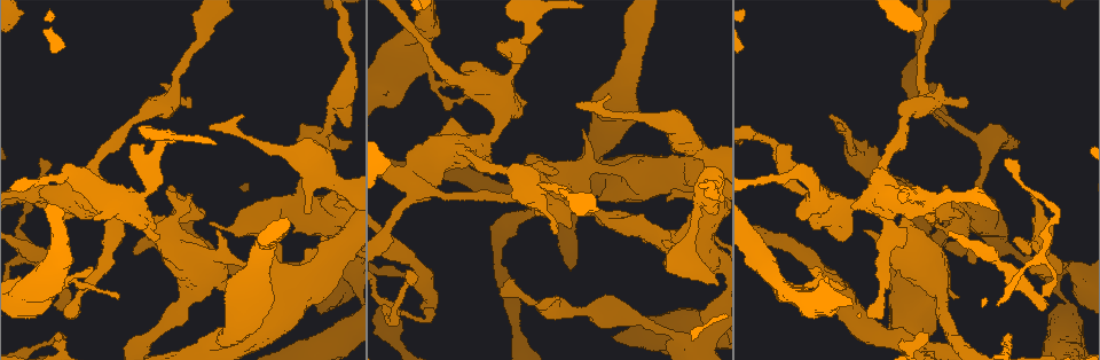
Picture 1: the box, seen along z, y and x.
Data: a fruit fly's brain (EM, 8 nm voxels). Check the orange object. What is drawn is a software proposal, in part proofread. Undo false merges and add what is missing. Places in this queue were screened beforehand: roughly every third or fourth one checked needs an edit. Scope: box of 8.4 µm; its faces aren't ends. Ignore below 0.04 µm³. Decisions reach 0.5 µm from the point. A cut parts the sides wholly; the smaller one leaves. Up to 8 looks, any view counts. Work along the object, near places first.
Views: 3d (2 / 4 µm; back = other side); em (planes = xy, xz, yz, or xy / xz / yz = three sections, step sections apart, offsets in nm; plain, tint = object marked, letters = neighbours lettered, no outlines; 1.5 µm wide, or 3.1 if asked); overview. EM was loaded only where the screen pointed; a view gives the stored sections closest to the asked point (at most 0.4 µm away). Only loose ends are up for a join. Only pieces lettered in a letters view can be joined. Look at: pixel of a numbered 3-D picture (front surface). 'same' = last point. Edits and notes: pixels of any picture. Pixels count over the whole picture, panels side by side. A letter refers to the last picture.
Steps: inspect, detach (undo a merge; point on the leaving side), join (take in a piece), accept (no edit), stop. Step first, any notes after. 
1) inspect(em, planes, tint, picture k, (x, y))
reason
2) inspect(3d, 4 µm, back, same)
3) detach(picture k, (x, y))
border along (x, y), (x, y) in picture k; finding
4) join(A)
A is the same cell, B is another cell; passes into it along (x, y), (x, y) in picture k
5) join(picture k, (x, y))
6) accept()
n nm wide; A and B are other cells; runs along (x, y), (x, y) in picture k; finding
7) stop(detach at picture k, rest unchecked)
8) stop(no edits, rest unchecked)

inspect(3d, 2 µm, picture 1, (926, 333))
an open end

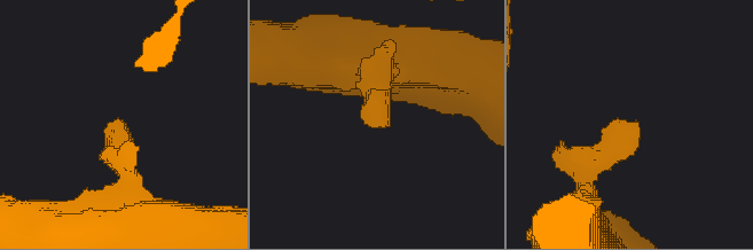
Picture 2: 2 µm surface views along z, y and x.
inspect(em, planes, letters, picture 2, (126, 128))

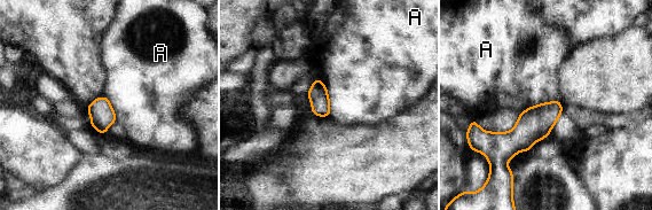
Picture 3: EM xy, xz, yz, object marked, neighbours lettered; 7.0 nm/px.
accept()
140 nm wide; A is another cell; border along (315, 77), (327, 90), (330, 116) in picture 3; none of them fits

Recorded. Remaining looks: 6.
inspect(em, planes, letters, picture 1, (525, 101))
an open end

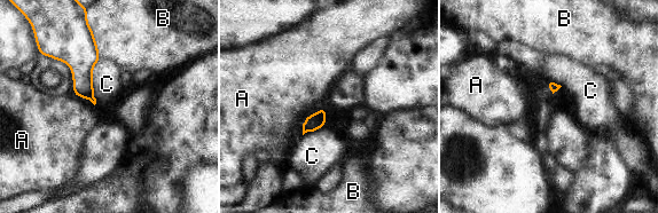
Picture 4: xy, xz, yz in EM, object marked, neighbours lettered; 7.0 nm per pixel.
accept()
A, B and C are other cells; border along (100, 57), (92, 71), (94, 104) in picture 4; no lettered piece goes on from it

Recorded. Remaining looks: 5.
inspect(em, planes, letters, picture 1, (967, 101))
an open end

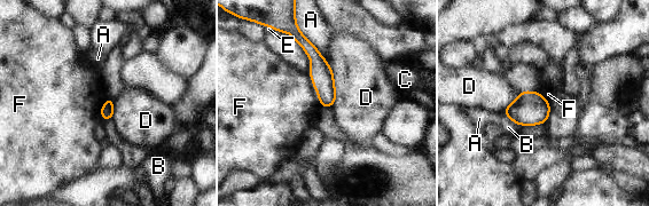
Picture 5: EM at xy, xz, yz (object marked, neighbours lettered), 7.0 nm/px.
accept()
D touches over 340 nm; A, B, C, D, E and F are other cells; border along (307, 73), (319, 103), (322, 107) in picture 5; no lettered piece goes on from it

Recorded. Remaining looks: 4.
stop(no edits, rest unchecked)

